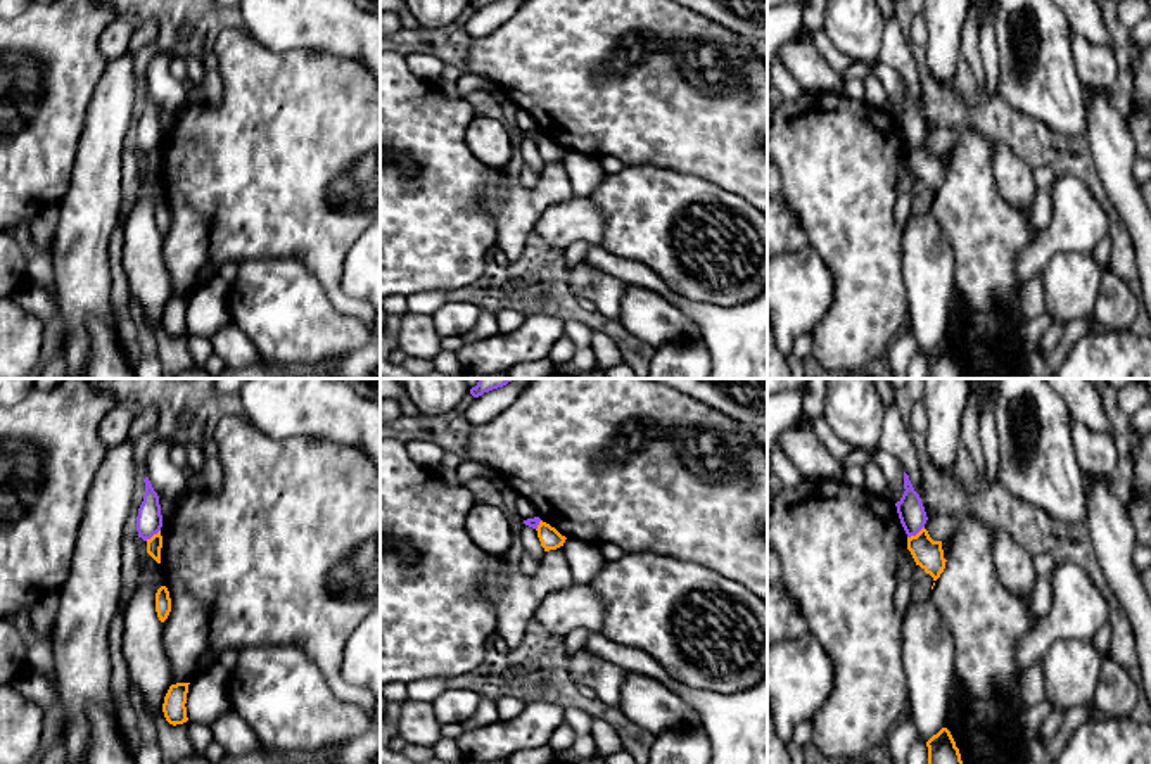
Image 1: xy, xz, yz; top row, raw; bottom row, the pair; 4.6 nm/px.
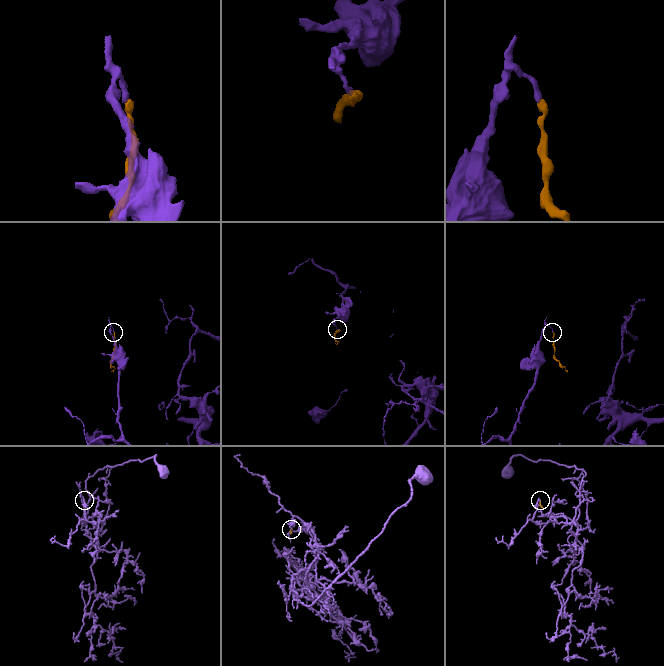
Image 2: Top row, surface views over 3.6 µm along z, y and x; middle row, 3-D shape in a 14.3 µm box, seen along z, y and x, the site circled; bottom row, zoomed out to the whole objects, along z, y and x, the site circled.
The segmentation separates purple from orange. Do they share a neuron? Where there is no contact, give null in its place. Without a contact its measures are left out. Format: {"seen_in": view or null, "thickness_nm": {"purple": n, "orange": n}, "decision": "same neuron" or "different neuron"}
{"seen_in": "yz", "thickness_nm": {"purple": 130, "orange": 140}, "decision": "different neuron"}

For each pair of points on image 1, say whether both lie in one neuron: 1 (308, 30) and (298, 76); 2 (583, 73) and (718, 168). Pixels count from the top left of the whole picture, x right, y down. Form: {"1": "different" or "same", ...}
{"1": "different", "2": "same"}

